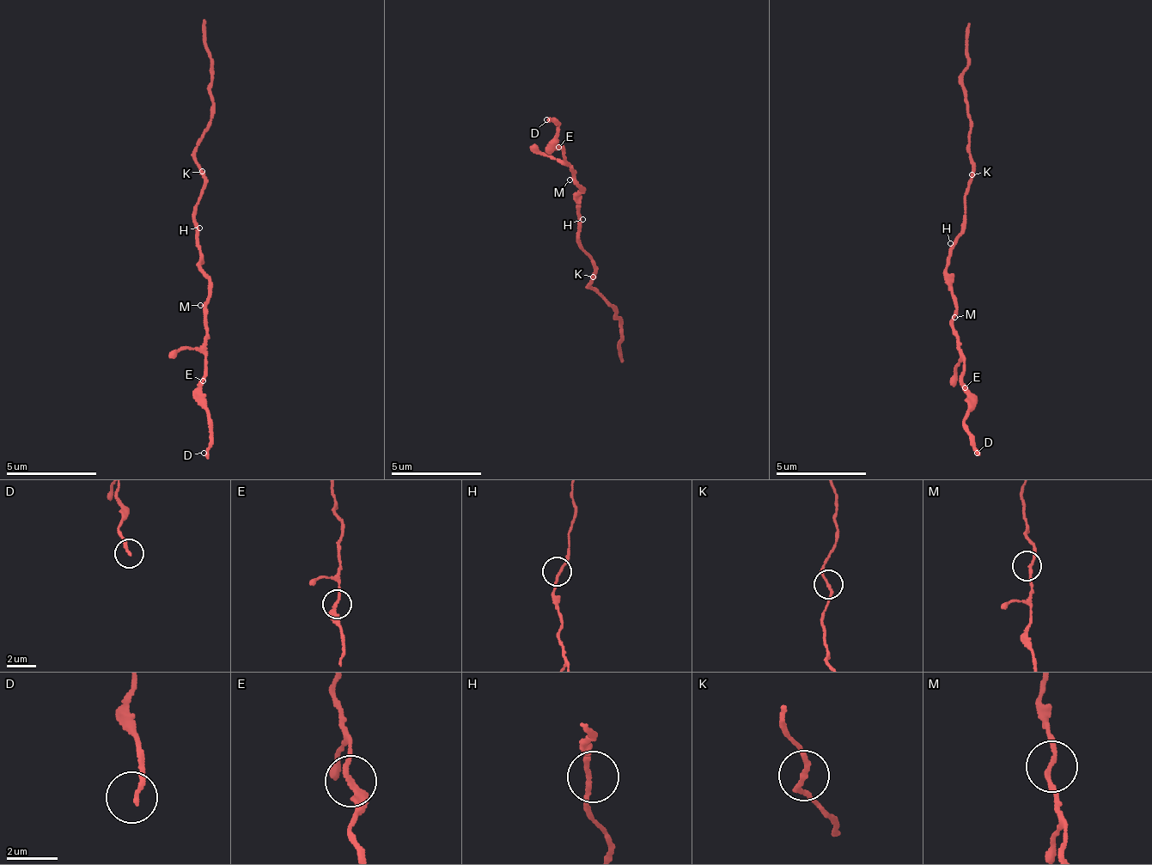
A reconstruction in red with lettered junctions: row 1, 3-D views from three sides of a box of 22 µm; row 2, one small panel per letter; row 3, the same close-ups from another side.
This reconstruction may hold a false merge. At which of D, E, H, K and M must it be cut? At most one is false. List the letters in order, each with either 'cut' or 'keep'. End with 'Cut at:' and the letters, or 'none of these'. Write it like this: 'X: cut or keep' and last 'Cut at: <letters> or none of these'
D: keep
E: keep
H: keep
K: keep
M: keep
Cut at: none of these

